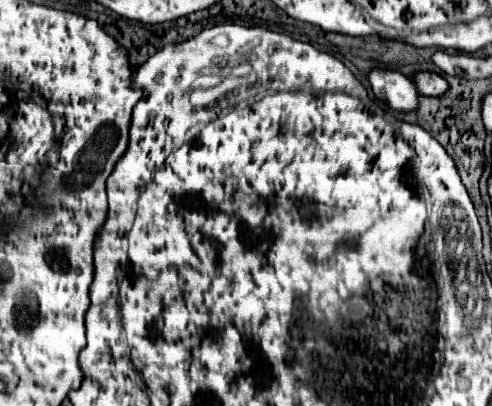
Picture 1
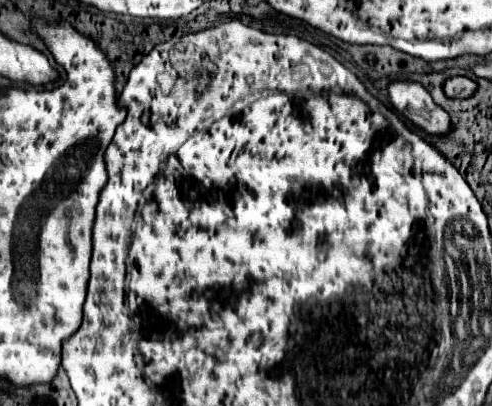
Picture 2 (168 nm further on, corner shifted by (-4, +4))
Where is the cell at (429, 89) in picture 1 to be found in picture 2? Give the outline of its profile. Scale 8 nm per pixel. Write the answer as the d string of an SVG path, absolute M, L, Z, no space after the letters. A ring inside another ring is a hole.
M451 77L443 83L443 91L447 97L469 97L475 91L475 83L467 77Z

